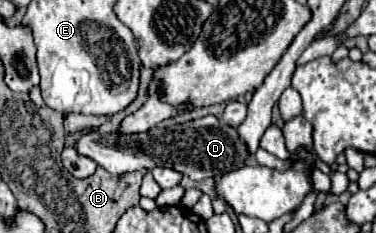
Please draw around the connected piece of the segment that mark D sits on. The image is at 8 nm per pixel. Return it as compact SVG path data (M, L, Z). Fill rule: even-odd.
M204 116L198 120L176 124L170 130L152 128L148 132L130 134L130 136L124 136L118 132L112 132L112 134L90 132L78 140L76 150L92 158L98 166L106 168L114 176L142 170L142 168L152 170L154 166L168 168L168 158L170 158L172 168L180 174L190 176L192 180L204 180L204 178L216 178L216 176L228 174L232 170L238 170L240 166L246 166L250 158L248 148L244 146L244 140L236 134L236 128L224 124L216 116Z

